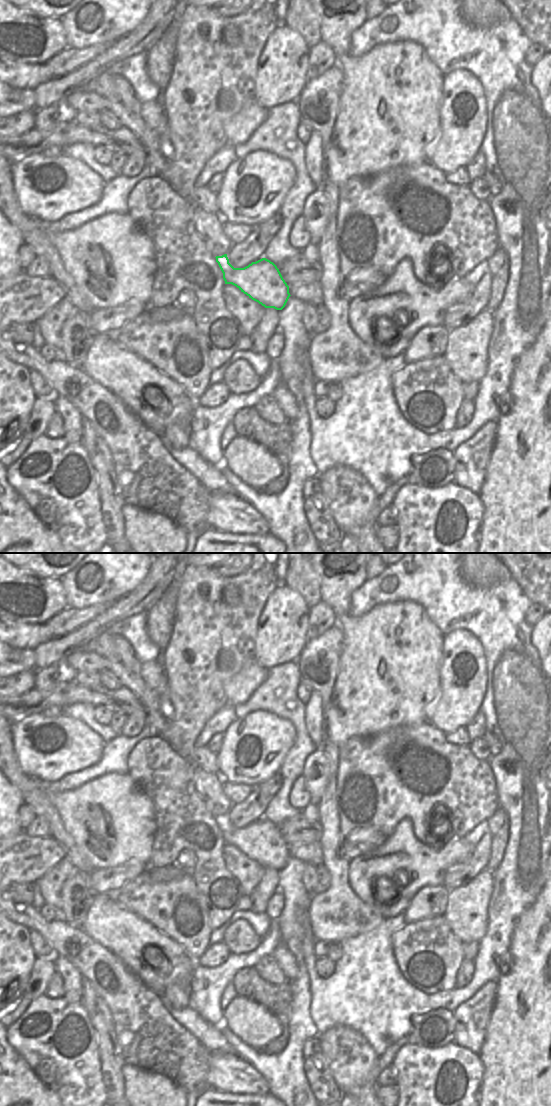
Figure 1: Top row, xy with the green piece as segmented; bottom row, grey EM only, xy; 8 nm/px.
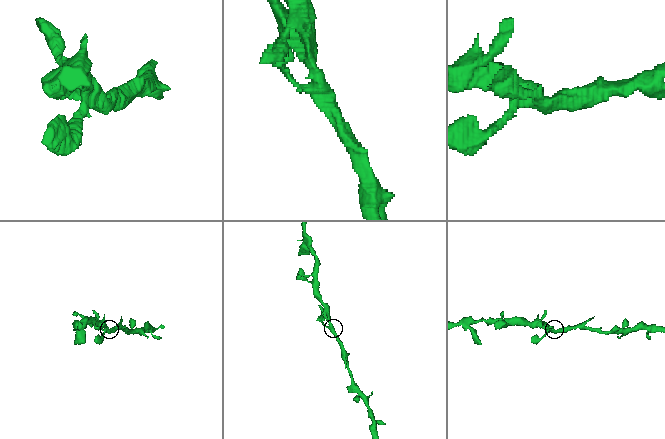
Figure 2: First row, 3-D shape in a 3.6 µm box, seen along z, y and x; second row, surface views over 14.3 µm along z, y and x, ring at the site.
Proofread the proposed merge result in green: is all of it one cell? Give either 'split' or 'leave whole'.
leave whole

